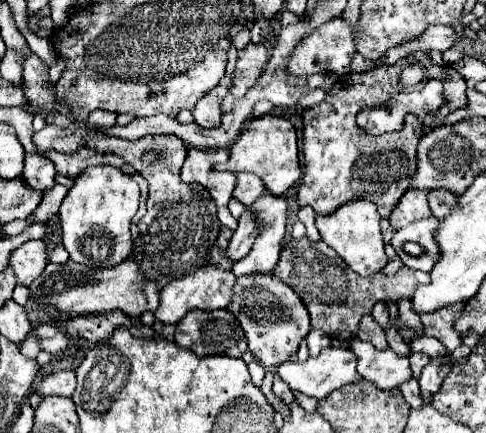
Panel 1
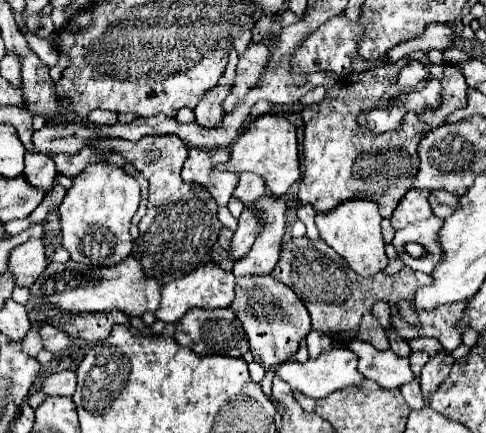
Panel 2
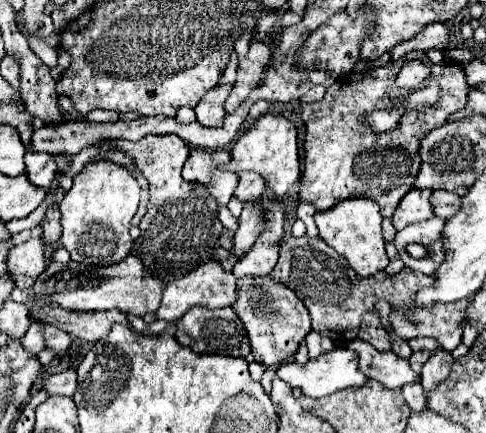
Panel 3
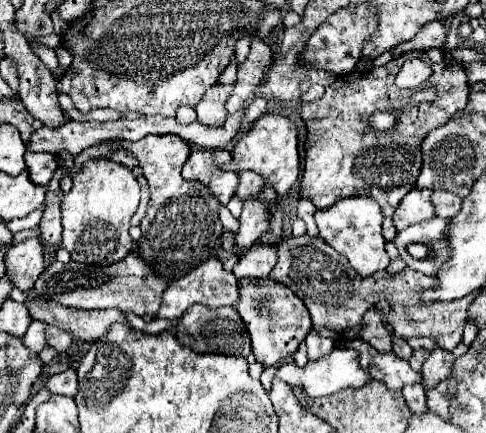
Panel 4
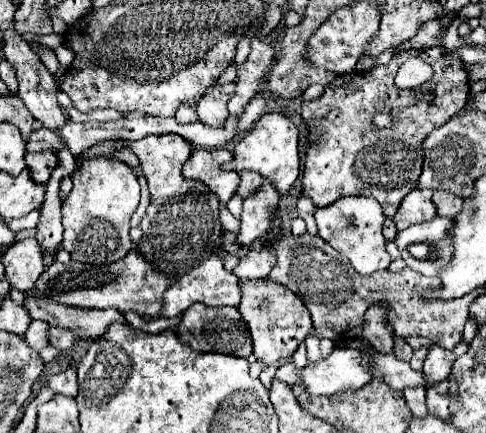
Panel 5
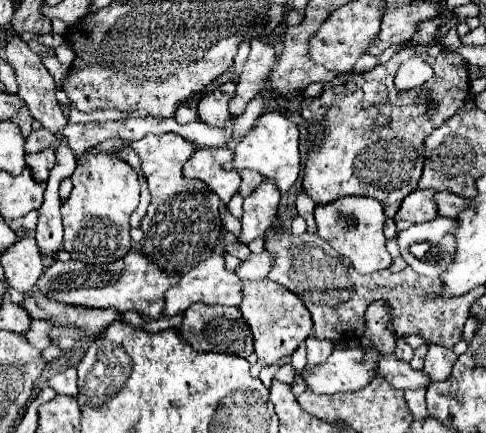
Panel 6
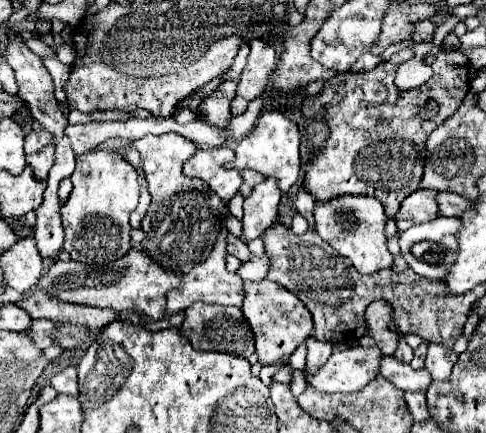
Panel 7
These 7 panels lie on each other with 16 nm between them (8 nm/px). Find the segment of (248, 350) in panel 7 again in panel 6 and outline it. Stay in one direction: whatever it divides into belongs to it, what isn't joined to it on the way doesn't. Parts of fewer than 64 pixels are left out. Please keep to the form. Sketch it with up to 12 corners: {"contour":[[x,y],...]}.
{"contour":[[192,304],[178,334],[196,352],[248,358],[240,310]]}

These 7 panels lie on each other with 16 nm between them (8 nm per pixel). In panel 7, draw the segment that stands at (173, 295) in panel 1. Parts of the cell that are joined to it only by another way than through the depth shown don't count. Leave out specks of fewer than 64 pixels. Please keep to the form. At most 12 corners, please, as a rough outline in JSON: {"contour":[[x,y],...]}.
{"contour":[[222,228],[212,254],[168,292],[168,316],[194,302],[240,306],[244,286],[226,270]]}

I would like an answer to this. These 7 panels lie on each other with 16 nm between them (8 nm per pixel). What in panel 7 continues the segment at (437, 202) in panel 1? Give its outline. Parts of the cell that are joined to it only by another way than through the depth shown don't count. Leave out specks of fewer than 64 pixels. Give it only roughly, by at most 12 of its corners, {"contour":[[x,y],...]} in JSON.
{"contour":[[436,194],[438,214],[460,216],[470,208],[470,200],[448,194]]}

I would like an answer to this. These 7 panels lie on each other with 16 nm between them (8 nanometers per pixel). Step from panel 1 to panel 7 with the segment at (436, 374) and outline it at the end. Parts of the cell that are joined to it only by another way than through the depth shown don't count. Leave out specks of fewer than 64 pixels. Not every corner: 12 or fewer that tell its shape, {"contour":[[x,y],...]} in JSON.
{"contour":[[428,344],[424,368],[432,380],[448,378],[458,356]]}

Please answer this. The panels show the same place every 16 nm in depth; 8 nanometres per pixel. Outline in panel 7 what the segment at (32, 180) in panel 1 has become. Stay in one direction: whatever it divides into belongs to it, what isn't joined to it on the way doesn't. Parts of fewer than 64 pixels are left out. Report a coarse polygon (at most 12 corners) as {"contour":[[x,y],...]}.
{"contour":[[52,144],[26,156],[36,180],[46,180],[54,160]]}

